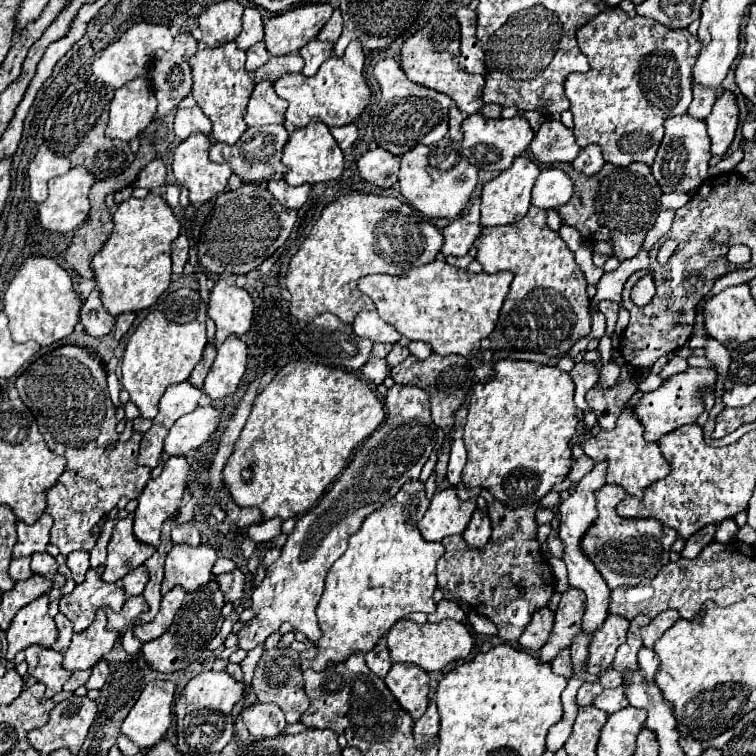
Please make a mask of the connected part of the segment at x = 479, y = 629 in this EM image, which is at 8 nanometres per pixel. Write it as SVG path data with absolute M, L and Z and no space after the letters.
M470 612L468 620L472 622L476 634L486 634L486 636L496 636L498 634L494 624L490 620L484 620L484 616L476 616L476 612Z

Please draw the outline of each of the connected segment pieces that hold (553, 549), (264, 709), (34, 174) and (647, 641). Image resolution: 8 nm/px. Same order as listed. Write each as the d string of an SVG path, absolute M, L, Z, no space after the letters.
M556 530L550 532L550 536L548 536L546 542L548 542L548 550L550 550L550 554L556 556L556 558L562 558L562 540L558 538L558 532L556 532Z
M256 702L242 712L242 720L254 738L276 738L286 728L286 718L278 704Z
M40 146L34 160L28 166L28 178L30 178L30 198L34 202L44 202L48 196L48 180L60 174L66 174L70 170L70 160L66 156L56 156L48 150L48 146Z
M666 610L660 616L656 616L644 630L642 630L642 642L646 648L652 648L652 644L680 618L676 610Z

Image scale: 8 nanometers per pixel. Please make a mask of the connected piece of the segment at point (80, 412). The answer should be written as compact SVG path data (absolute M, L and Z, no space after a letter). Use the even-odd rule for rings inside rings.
M62 346L50 354L40 356L36 362L32 362L24 370L22 376L18 376L16 388L18 388L20 400L36 416L38 428L40 428L48 448L66 458L64 474L60 476L58 484L48 490L46 514L50 514L54 518L54 526L50 532L50 544L58 546L60 554L64 554L64 556L68 556L74 550L90 552L98 540L96 526L108 516L108 512L118 504L118 500L122 496L138 498L150 480L150 468L138 466L138 462L136 462L138 460L138 444L142 440L142 434L134 432L128 442L118 440L116 408L112 406L112 400L108 394L104 362L90 358L84 346ZM108 446L114 446L114 450L106 454Z

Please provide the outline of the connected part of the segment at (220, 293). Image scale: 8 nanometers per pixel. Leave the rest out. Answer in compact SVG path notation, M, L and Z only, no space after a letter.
M218 280L210 292L208 316L216 324L216 340L224 342L228 336L242 336L250 330L254 304L244 288L228 286Z

